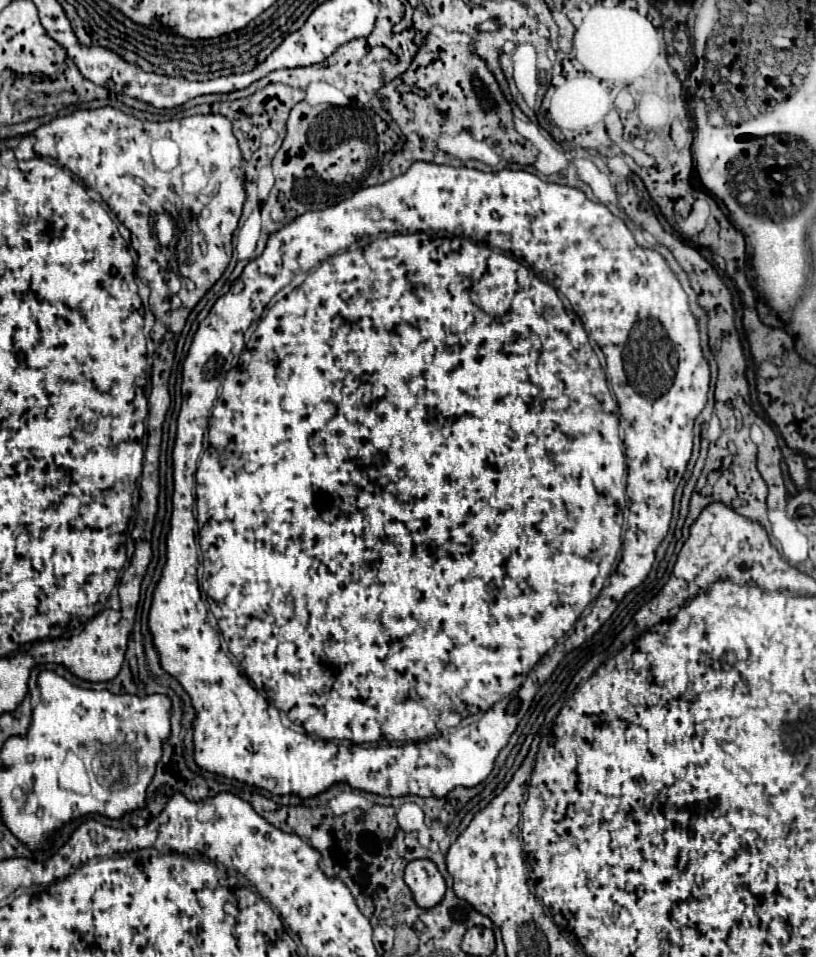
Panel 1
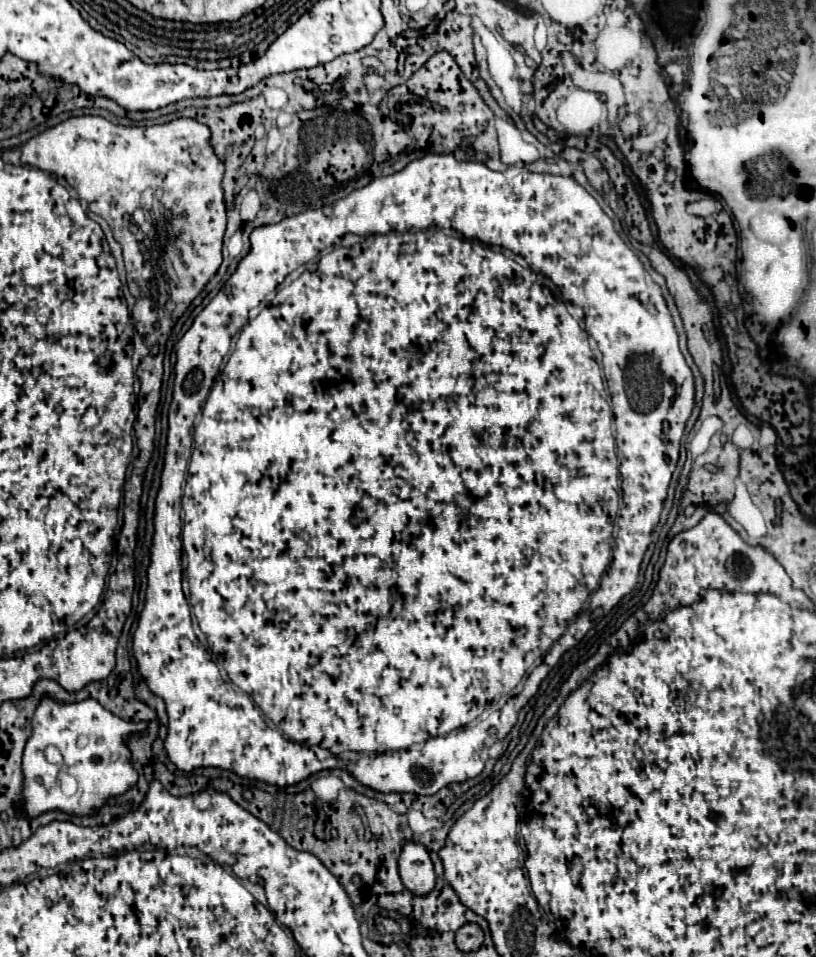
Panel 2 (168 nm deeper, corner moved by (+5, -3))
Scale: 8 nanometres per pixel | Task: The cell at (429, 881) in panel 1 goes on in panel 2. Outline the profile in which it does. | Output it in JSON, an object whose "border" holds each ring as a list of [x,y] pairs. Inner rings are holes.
{"border":[[[406,842],[404,850],[398,858],[398,868],[404,886],[418,896],[428,894],[436,884],[436,872],[434,864],[430,860],[430,854],[424,844],[418,842]]]}

